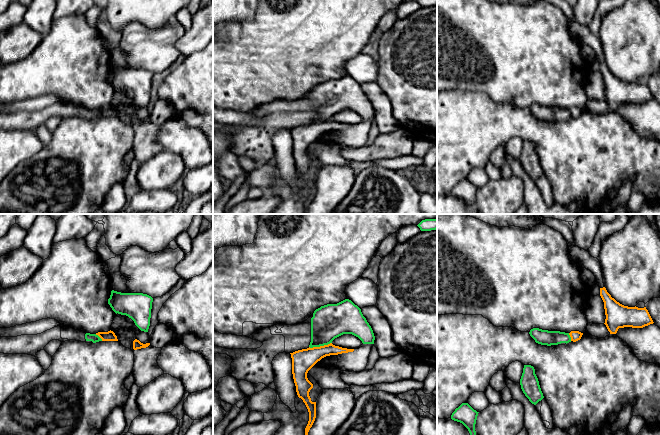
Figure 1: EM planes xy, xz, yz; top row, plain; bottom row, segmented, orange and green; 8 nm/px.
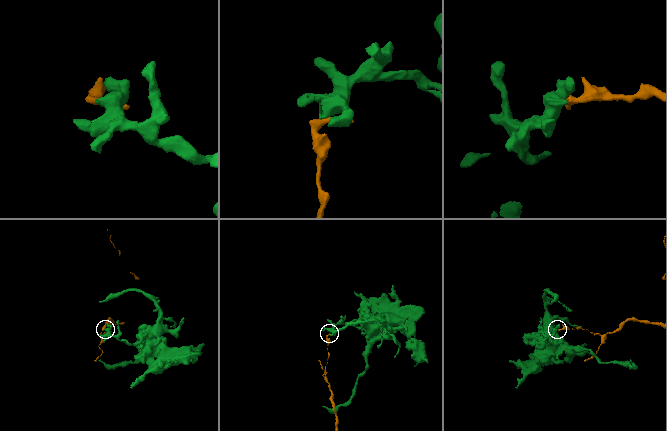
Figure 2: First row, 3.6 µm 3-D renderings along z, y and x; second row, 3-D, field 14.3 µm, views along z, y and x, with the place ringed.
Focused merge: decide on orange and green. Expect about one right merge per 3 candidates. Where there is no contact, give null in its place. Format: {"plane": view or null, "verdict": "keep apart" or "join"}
{"plane": "xz", "verdict": "keep apart"}

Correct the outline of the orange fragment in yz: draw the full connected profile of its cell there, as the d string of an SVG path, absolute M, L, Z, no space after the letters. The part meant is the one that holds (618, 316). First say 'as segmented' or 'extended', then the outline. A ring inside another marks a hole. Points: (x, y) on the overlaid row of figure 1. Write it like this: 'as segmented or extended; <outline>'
as segmented; M605 287L600 288L600 296L606 315L604 324L610 334L616 334L619 328L643 328L654 323L646 307L624 306L612 298Z

